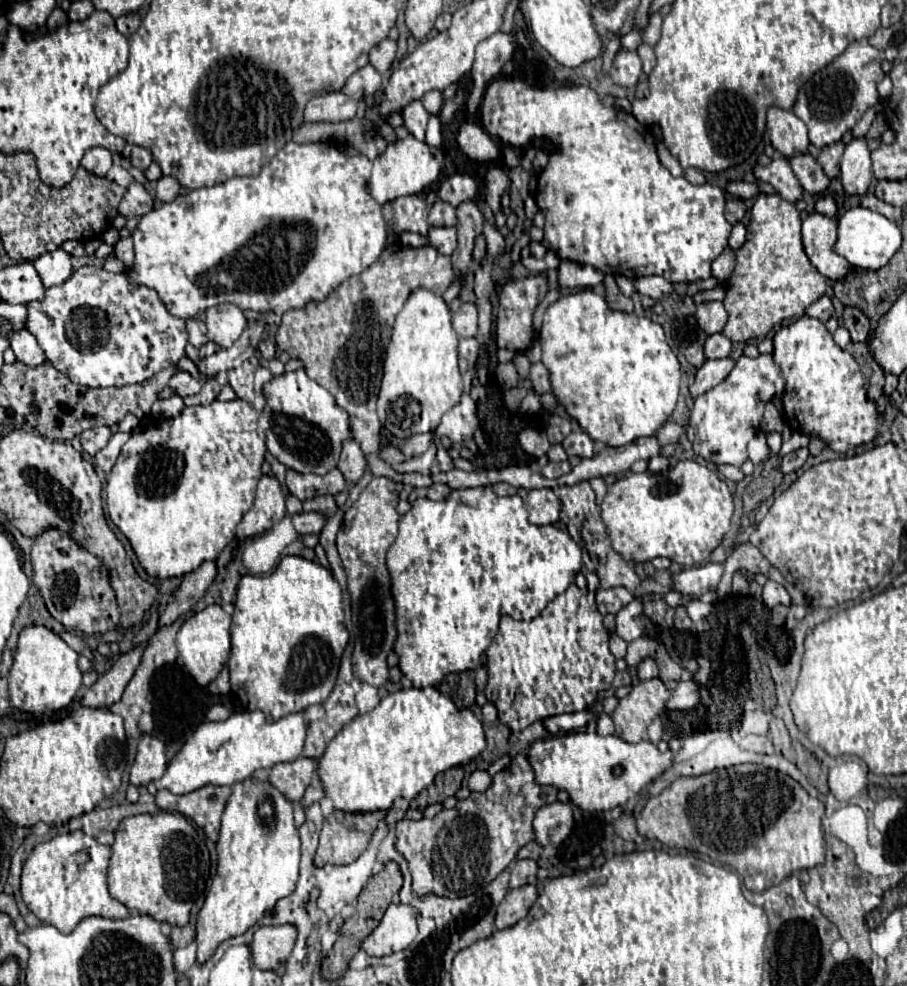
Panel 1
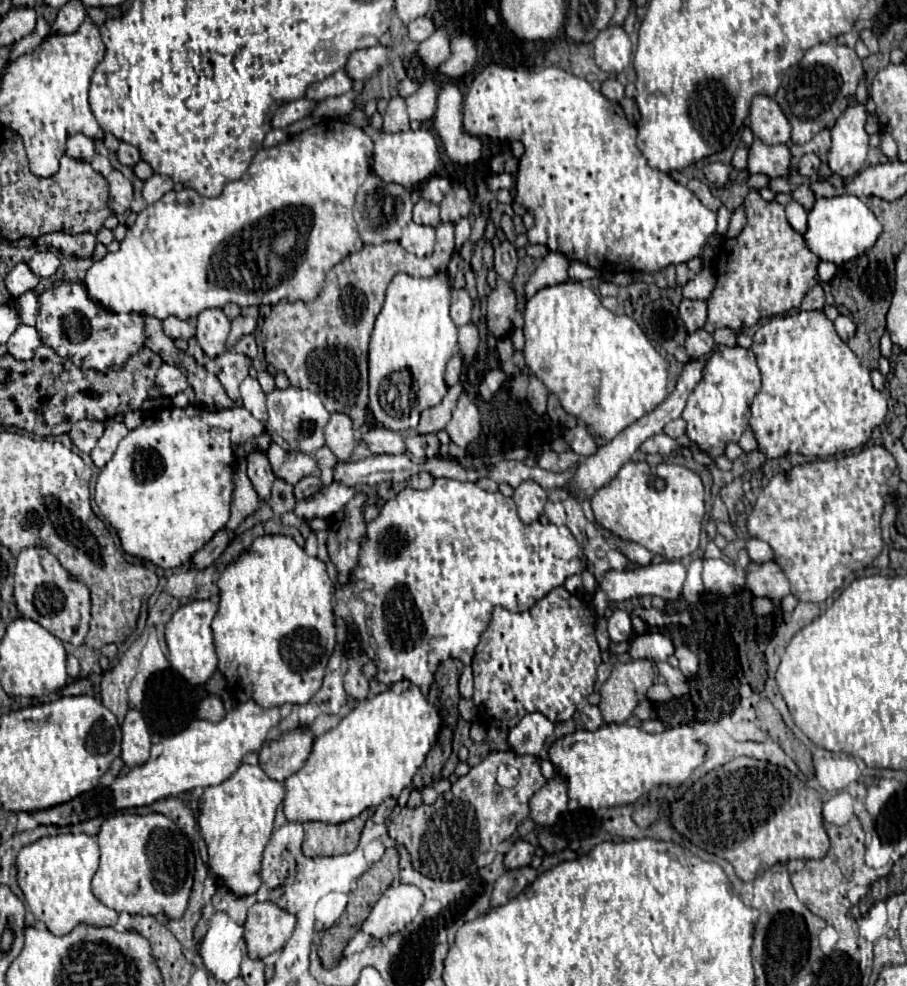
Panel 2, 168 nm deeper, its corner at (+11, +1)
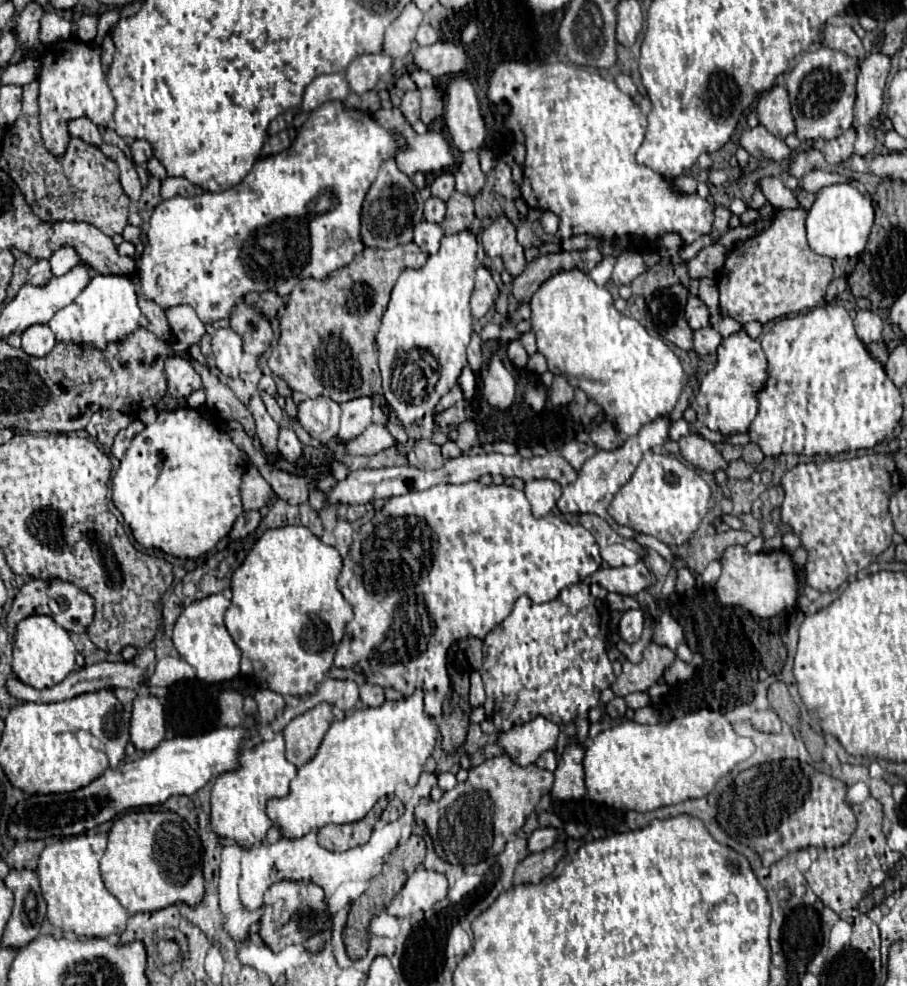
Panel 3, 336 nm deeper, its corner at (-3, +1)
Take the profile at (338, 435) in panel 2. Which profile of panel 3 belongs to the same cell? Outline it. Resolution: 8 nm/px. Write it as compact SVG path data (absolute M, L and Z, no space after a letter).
M362 396L342 404L342 424L338 432L340 442L350 442L372 424L372 400Z

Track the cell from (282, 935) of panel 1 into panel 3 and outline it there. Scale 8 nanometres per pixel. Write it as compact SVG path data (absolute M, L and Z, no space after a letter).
M282 880L264 894L260 938L270 950L280 952L288 944L302 944L324 926L326 926L326 904L324 904L324 892L320 886Z

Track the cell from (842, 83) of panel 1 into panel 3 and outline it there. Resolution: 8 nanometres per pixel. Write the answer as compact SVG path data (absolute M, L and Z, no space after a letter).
M818 46L800 56L796 66L786 74L786 88L796 120L796 136L800 140L832 140L852 126L856 74L858 60L850 58L848 54L842 54L840 50L832 50L830 46Z

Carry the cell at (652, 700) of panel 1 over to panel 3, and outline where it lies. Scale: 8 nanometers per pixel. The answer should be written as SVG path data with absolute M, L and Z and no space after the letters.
M650 644L644 650L642 662L638 662L638 664L632 664L628 660L624 662L622 674L612 684L612 692L622 698L632 692L646 692L662 678L666 666L670 666L674 662L674 658L676 658L676 654L670 648Z

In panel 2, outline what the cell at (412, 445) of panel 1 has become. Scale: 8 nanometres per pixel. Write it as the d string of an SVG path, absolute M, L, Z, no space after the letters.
M370 428L362 434L362 442L372 454L404 454L404 438L388 428Z

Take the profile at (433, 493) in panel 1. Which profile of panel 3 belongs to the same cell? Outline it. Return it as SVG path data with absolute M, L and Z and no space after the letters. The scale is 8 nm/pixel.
M420 440L414 444L412 448L414 456L410 456L410 462L416 466L416 468L422 468L422 470L436 470L444 464L444 458L440 454L440 446L434 446L434 444L428 444L428 440Z

